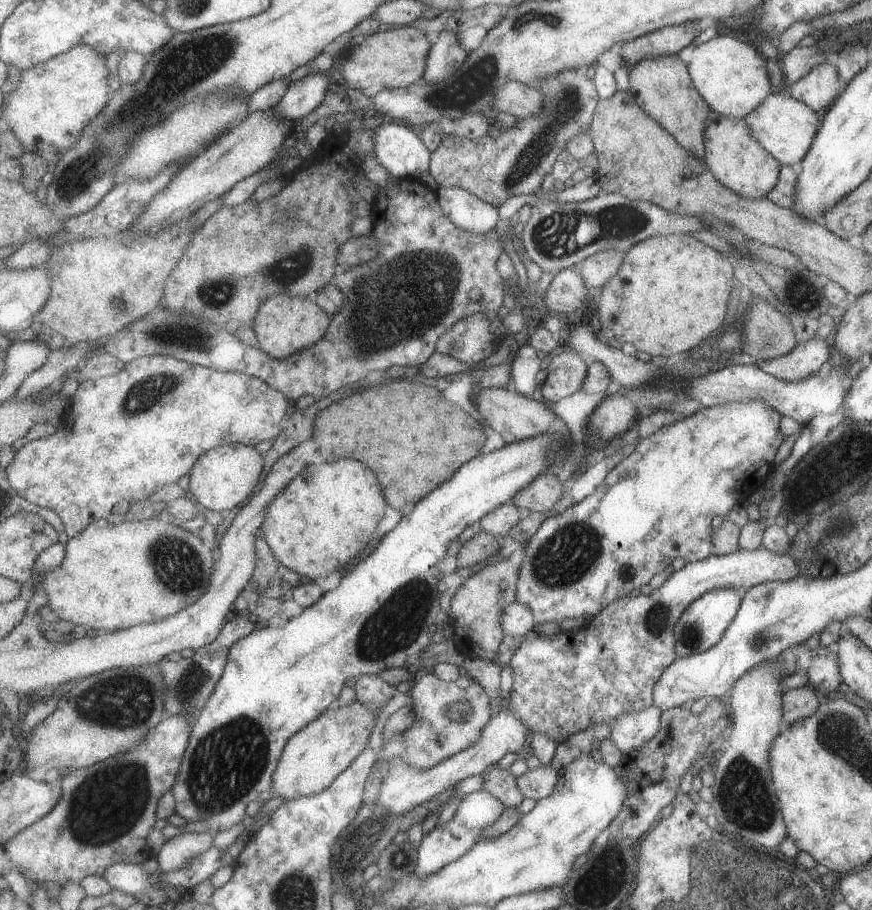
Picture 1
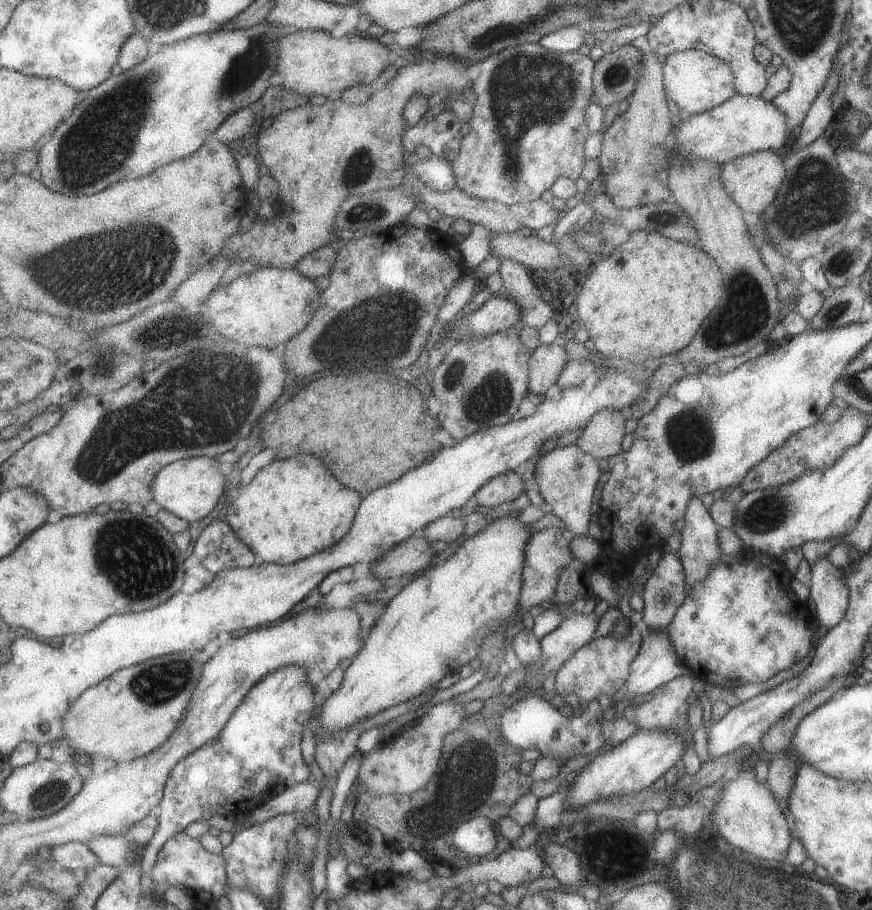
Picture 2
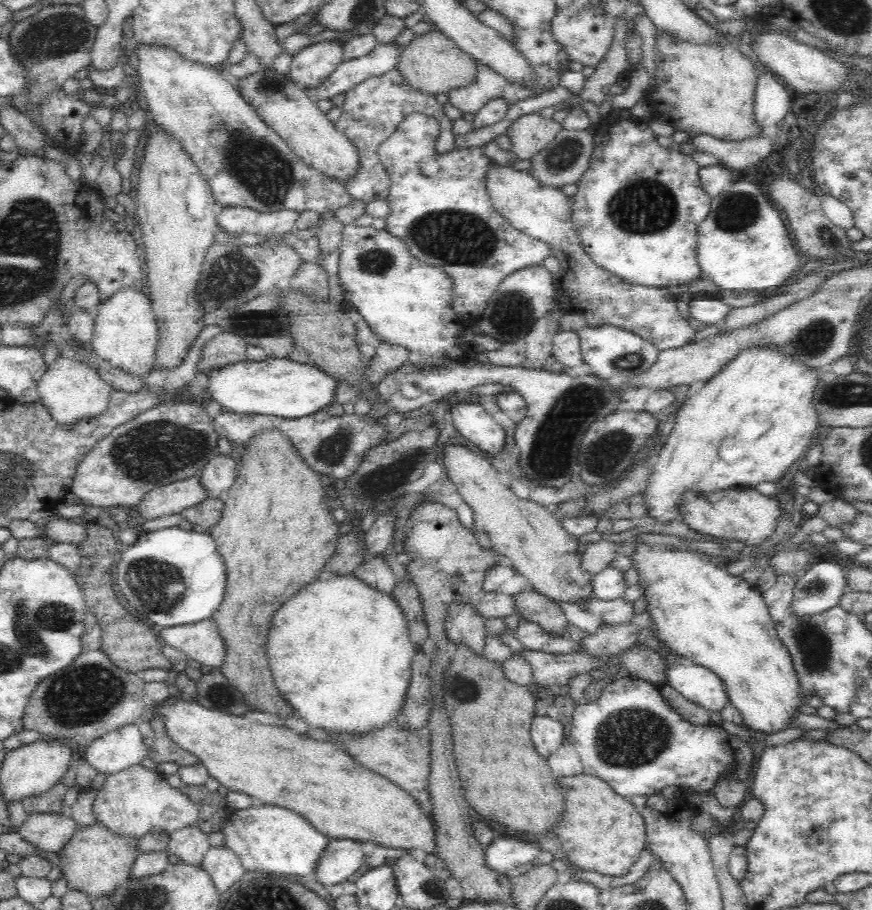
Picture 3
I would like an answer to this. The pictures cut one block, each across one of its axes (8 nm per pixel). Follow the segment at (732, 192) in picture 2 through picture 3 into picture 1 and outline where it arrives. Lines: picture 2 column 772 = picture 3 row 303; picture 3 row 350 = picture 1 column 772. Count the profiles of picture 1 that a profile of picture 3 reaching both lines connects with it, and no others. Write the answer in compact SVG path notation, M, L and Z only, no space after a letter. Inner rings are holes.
M710 110L704 129L705 163L727 189L744 198L760 198L776 186L781 164L752 136L741 118L722 116Z

